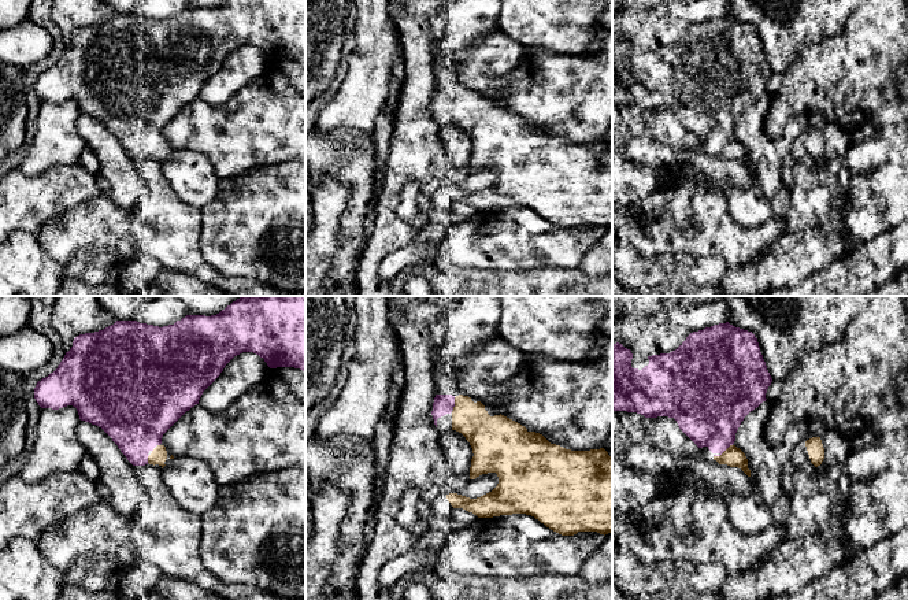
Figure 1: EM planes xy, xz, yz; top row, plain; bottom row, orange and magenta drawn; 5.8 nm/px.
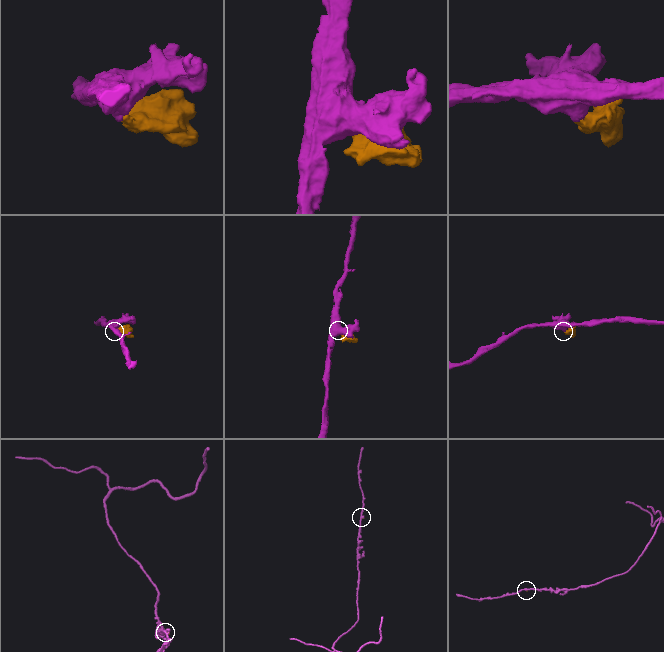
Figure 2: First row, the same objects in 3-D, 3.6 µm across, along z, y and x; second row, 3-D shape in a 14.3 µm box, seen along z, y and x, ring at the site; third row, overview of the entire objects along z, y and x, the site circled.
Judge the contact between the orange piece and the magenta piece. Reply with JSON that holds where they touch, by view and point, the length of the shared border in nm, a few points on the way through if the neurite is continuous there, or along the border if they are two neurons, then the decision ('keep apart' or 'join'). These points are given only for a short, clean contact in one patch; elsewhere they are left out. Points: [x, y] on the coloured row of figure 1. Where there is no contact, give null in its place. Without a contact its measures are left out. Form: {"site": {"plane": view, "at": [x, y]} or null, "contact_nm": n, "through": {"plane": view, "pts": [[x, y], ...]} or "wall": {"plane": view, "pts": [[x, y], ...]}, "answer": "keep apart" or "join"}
{"site": {"plane": "yz", "at": [723, 452]}, "contact_nm": 130, "answer": "join"}

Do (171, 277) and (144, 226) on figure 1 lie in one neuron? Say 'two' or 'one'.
one

